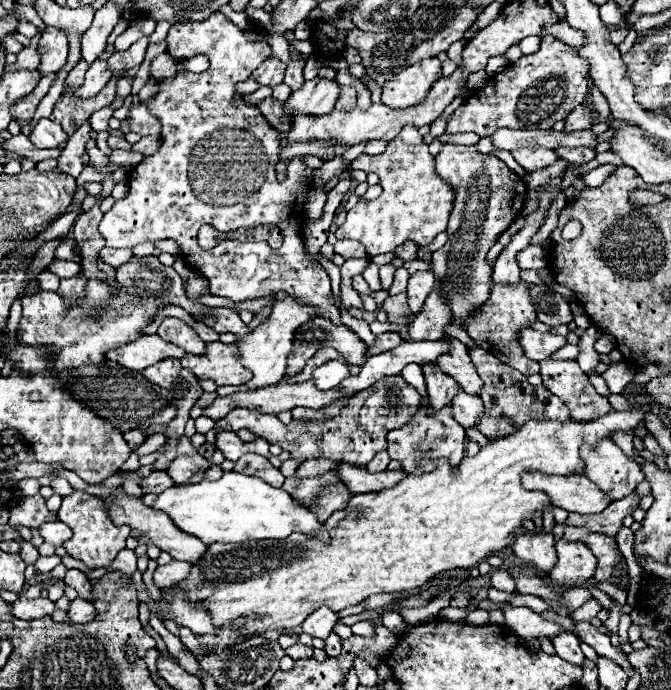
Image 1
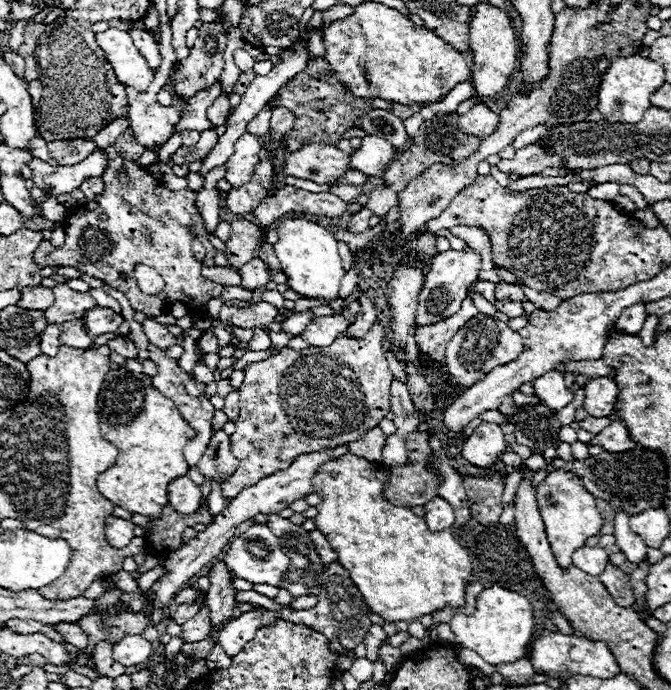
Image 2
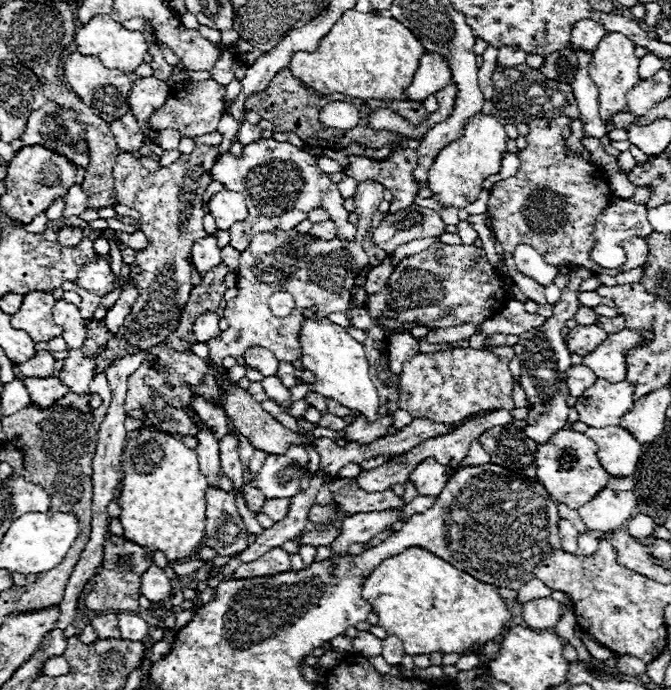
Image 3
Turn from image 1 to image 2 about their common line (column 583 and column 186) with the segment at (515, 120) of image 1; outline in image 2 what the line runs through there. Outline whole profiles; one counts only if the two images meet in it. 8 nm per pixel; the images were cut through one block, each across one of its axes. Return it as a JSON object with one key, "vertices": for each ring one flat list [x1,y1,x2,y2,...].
{"vertices":[[202,24,200,36,190,50,190,56,174,64,174,94,190,100,196,92,210,88,218,82,224,68,224,48,228,36,220,24]]}

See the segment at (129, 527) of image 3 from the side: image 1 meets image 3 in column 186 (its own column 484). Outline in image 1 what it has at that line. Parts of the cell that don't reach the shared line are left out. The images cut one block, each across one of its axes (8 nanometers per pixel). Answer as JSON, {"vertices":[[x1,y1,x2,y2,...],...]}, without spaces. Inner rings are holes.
{"vertices":[[634,406,630,412,616,412,616,410,612,410,612,412,608,412,608,414,604,414,604,416,600,416,598,420,592,420,592,422,576,422,576,420,568,420,568,422,564,422,564,424,560,424,560,422,552,422,552,420,542,420,542,422,536,422,536,420,530,420,528,424,524,424,516,434,512,434,512,436,506,436,506,438,500,438,500,440,492,440,492,446,484,446,480,452,478,452,478,456,474,456,474,458,464,458,462,460,462,464,456,468,456,472,458,474,452,474,454,472,454,468,446,462,446,460,440,460,438,462,438,468,434,470,434,472,430,472,430,474,422,474,422,476,406,476,402,482,398,482,394,488,388,488,388,490,380,490,380,492,368,492,368,494,356,494,356,496,352,496,352,500,348,502,348,508,346,510,340,510,340,512,334,512,332,514,332,518,328,518,326,522,324,522,324,528,328,528,328,534,330,534,330,542,322,542,322,540,316,540,316,536,304,536,304,534,300,534,300,532,294,532,292,536,288,536,288,538,284,538,284,542,282,540,250,540,248,544,212,544,212,546,208,546,206,548,206,554,196,562,196,564,192,564,192,568,190,568,190,574,188,574,188,578,182,582,178,582,174,588,184,588,184,592,186,592,186,596,188,596,188,600,192,600,194,604,196,604,196,600,200,600,200,604,204,604,204,608,208,608,208,614,212,616,212,624,216,624,216,632,212,632,212,634,196,634,196,638,198,640,202,640,202,646,204,648,208,648,210,652,208,654,194,654,194,658,196,660,200,660,200,658,204,658,204,656,210,656,210,654,220,654,220,652,224,652,224,650,228,650,228,648,234,648,236,644,240,644,242,640,246,640,246,638,252,638,252,636,260,636,260,634,264,634,264,632,268,632,268,630,278,630,278,632,284,632,284,630,292,630,292,628,296,628,296,626,300,626,300,624,304,624,304,620,310,616,310,612,314,612,316,608,320,608,320,606,328,606,328,608,332,608,334,612,338,612,338,610,342,610,342,608,348,608,348,606,356,606,356,604,360,604,362,600,366,600,368,596,372,596,372,594,380,594,380,592,402,592,402,590,412,590,412,588,420,588,424,582,428,582,430,578,434,578,436,574,440,574,440,572,448,572,448,570,456,570,456,568,470,568,470,566,476,566,476,564,480,564,484,558,488,558,488,556,492,556,494,552,500,552,502,548,506,548,508,544,510,544,510,540,514,538,514,532,516,530,520,530,522,528,522,520,524,518,530,518,532,520,532,512,534,510,538,510,540,514,544,512,544,508,546,506,550,506,550,500,548,500,548,496,544,496,544,492,538,492,538,490,524,490,522,488,522,482,520,482,520,476,522,476,522,472,544,472,544,474,558,474,558,476,568,476,568,474,574,474,574,472,584,472,584,464,582,464,582,460,580,460,580,456,578,456,578,448,580,448,580,444,584,444,584,442,588,442,588,444,596,444,596,442,600,442,602,438,610,438,610,434,612,432,616,432,616,430,630,430,630,428,636,428,636,424,638,422,642,422,644,420,644,410,640,408,640,406],[240,618,250,618,250,620,246,620,240,628,236,628,236,630,232,630,230,626,236,622,236,620,240,620]]}

